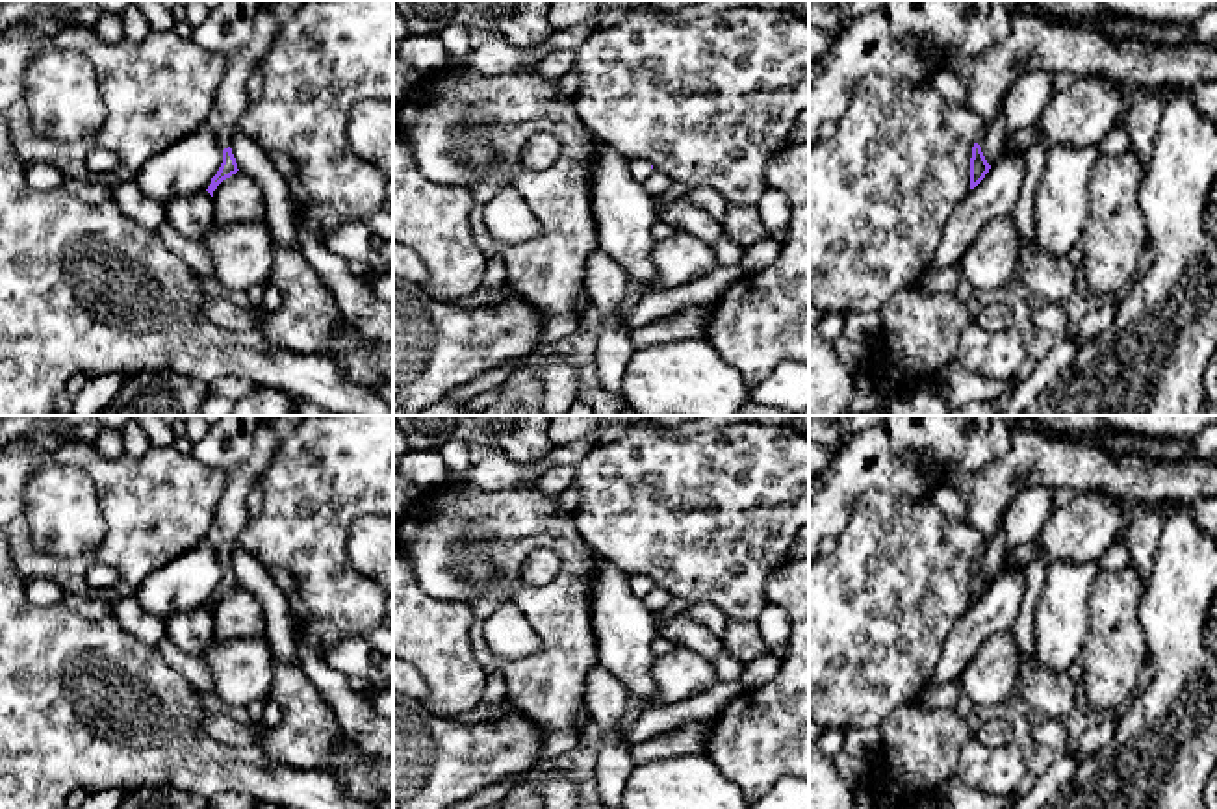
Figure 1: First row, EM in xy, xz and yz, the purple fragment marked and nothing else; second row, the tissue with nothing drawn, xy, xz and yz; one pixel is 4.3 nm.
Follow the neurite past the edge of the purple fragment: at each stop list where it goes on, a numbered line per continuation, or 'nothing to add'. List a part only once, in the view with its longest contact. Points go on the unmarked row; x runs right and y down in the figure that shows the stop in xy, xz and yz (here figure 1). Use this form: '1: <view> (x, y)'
1: xy (232, 514)

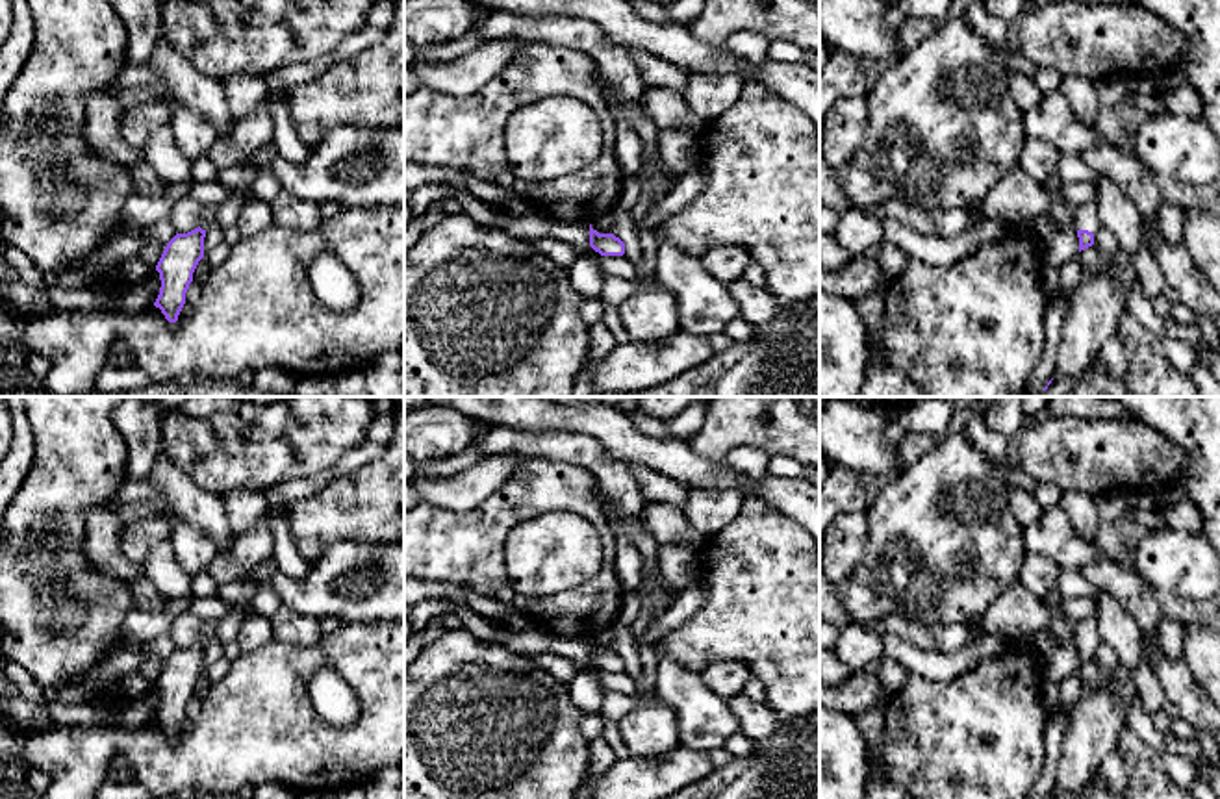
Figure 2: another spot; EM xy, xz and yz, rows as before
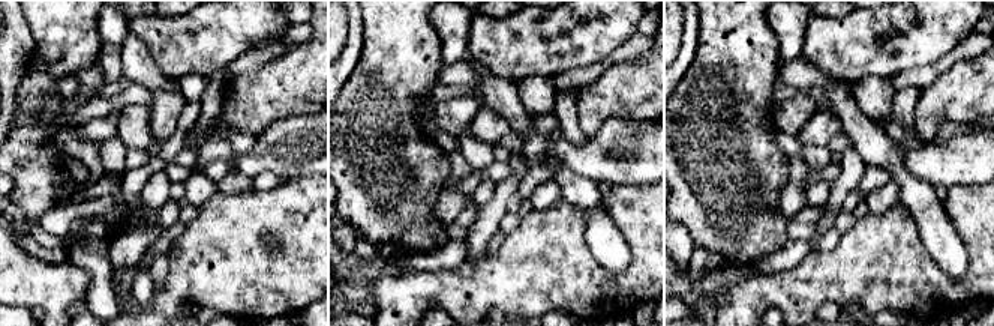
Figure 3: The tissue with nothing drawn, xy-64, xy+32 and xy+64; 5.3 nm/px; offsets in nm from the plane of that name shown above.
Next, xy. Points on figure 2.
nothing to add

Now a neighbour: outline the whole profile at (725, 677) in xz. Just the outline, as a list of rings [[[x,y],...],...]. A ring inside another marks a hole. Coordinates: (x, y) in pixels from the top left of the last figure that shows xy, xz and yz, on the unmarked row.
[[[718,660],[706,664],[699,675],[714,693],[731,699],[742,693],[751,671],[743,662]]]

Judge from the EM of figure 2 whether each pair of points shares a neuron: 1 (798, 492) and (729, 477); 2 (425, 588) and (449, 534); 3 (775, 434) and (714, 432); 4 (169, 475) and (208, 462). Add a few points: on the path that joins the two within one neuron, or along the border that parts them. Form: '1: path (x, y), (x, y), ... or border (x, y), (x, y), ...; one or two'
1: path (781, 492), (746, 490); one
2: border (423, 579), (464, 584), (471, 590); two
3: path (761, 432), (729, 432); one
4: border (162, 449), (195, 484), (217, 495); two

